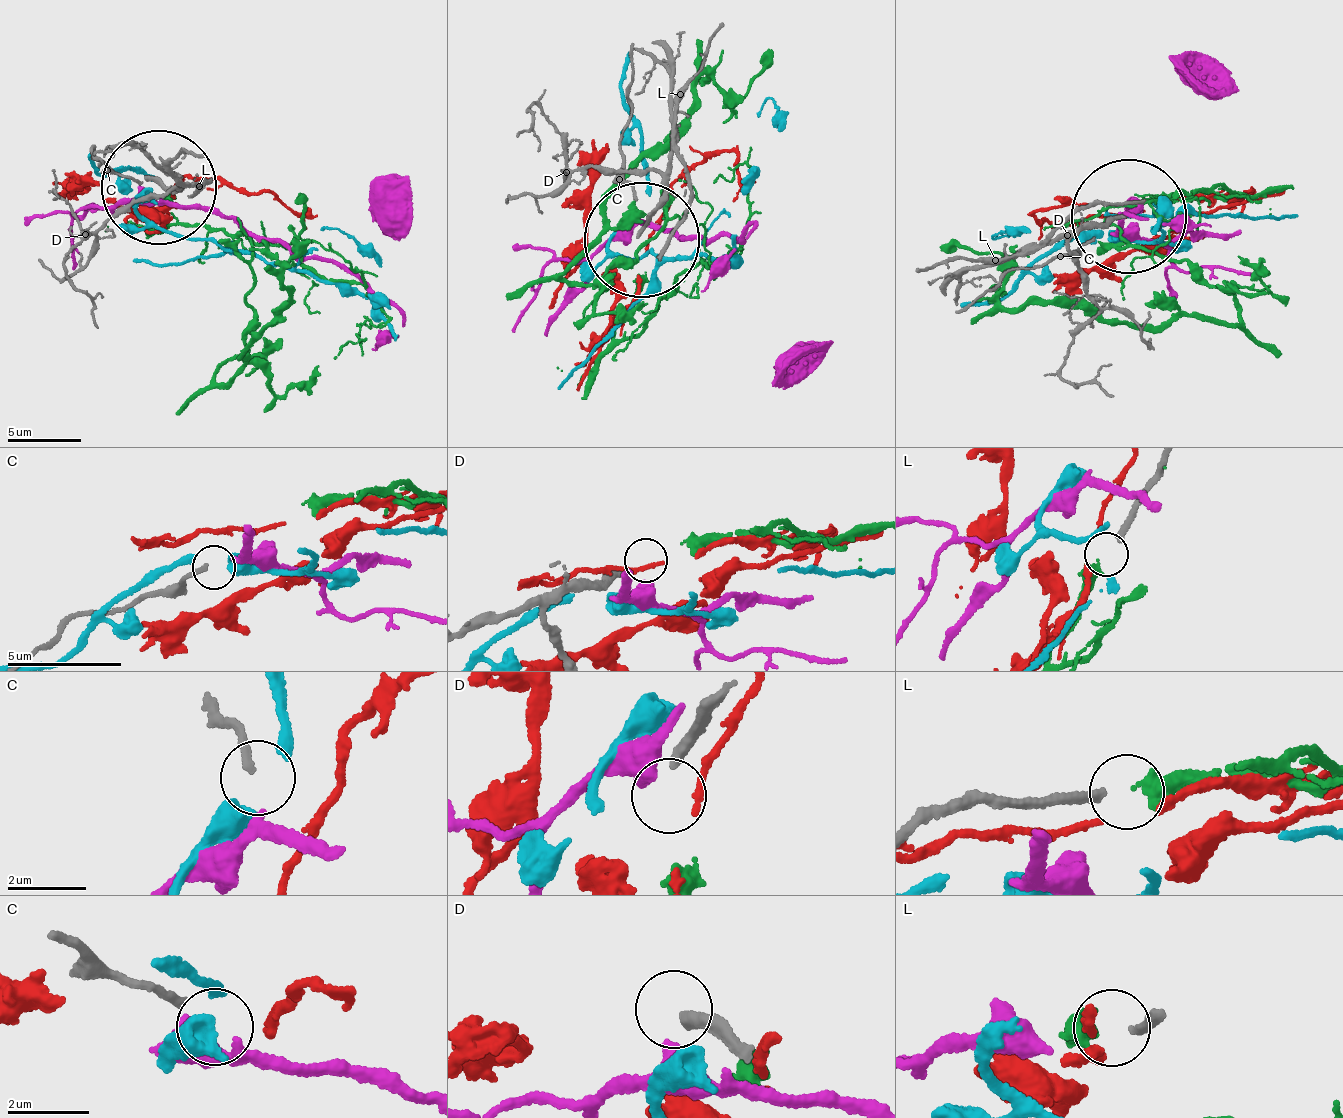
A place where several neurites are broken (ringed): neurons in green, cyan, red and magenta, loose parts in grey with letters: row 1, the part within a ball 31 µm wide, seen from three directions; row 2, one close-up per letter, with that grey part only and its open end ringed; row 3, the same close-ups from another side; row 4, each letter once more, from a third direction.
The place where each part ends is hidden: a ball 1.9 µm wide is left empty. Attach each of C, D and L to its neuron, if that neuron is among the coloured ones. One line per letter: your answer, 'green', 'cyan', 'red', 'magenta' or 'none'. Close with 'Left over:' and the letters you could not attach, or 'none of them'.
C: magenta
D: none
L: green
Left over: D

